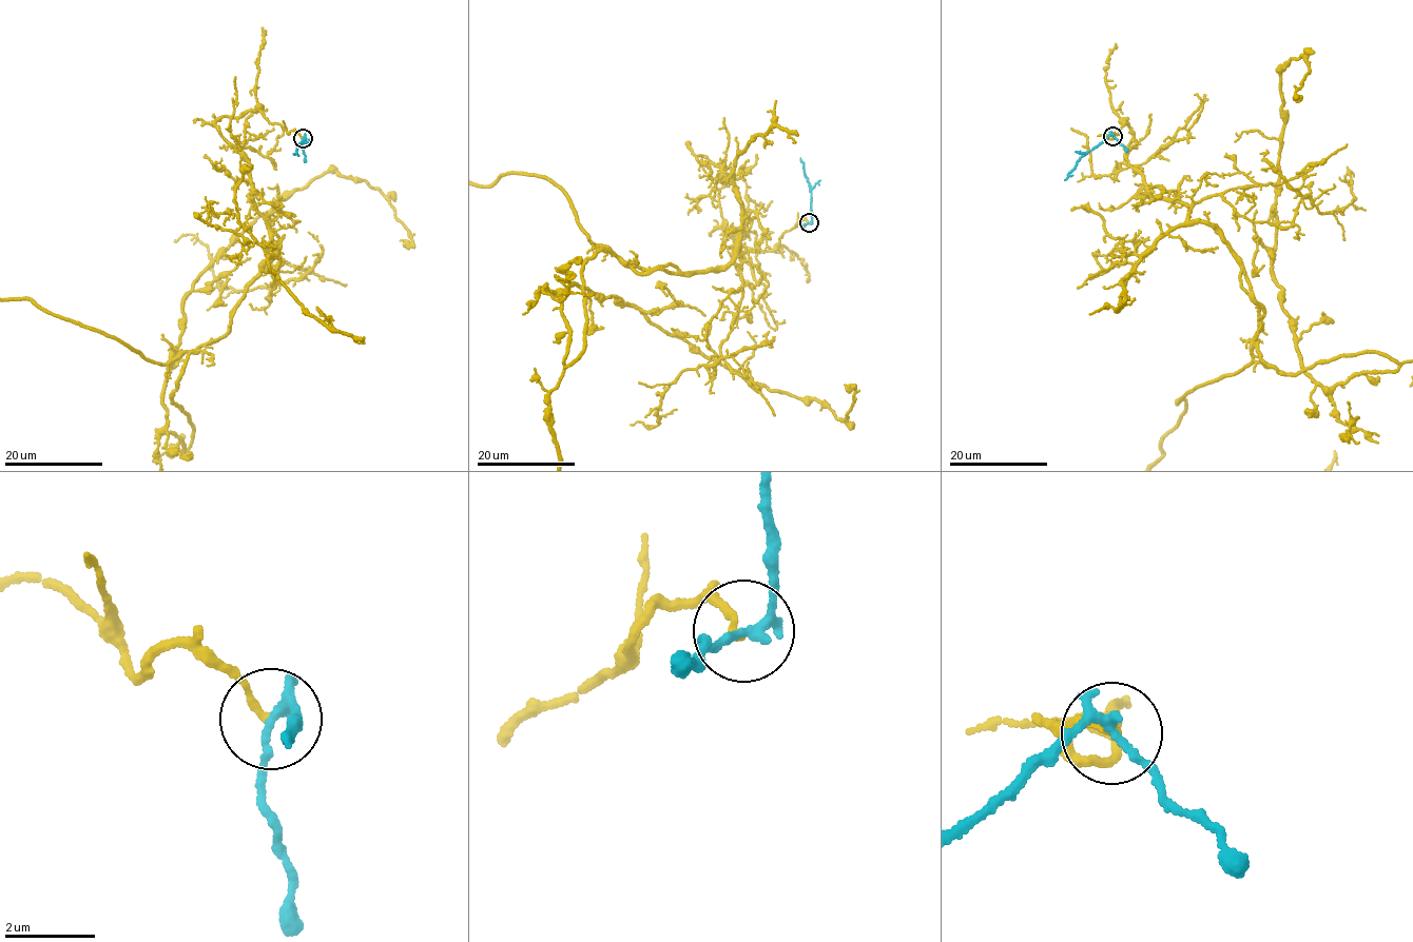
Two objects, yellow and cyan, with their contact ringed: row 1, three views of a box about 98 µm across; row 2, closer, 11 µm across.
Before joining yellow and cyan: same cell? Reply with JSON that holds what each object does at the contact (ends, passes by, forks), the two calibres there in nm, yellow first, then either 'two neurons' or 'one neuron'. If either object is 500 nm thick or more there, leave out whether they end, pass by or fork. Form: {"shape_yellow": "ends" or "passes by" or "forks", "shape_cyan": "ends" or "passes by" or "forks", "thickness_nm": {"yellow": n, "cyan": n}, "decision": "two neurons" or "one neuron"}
{"shape_yellow": "ends", "shape_cyan": "passes by", "thickness_nm": {"yellow": 160, "cyan": 200}, "decision": "two neurons"}

